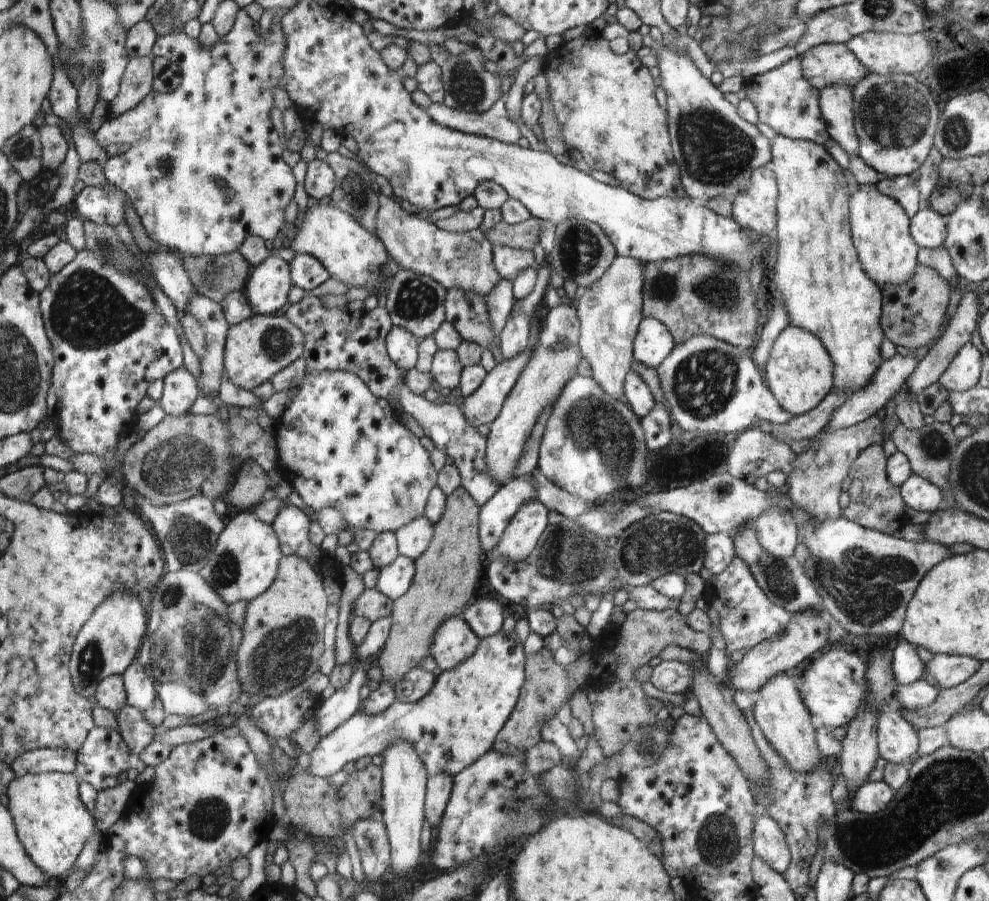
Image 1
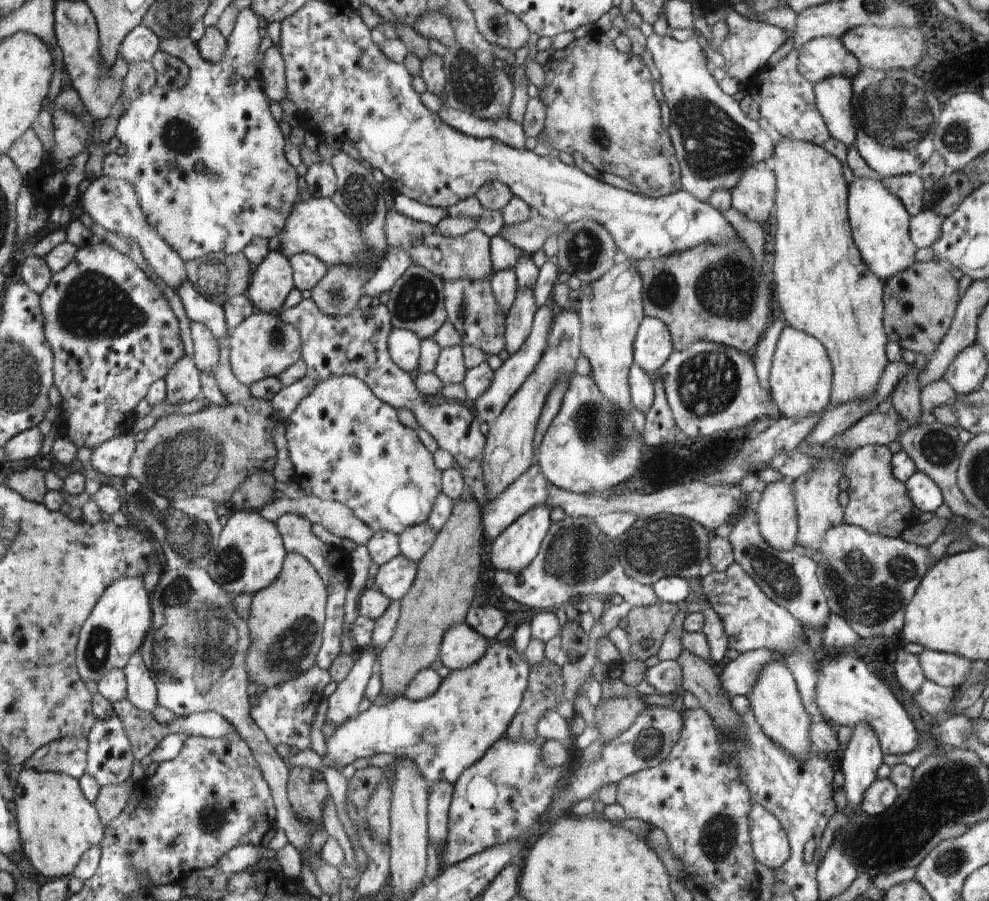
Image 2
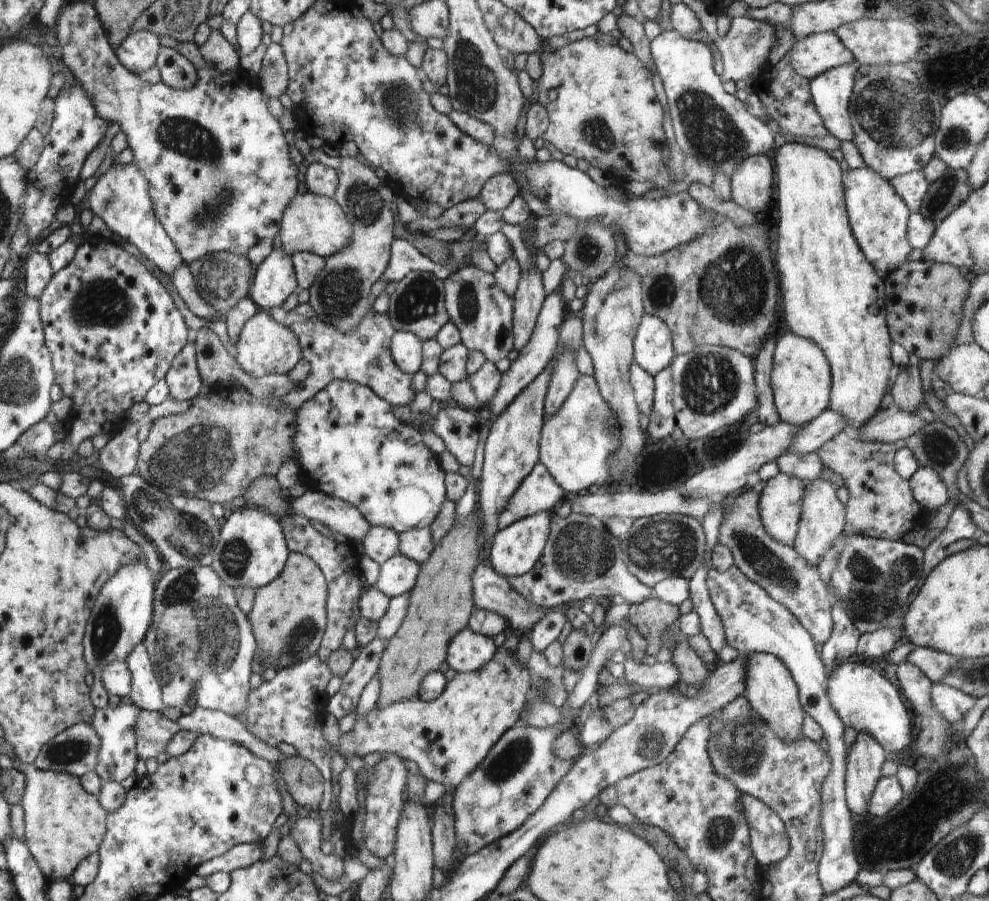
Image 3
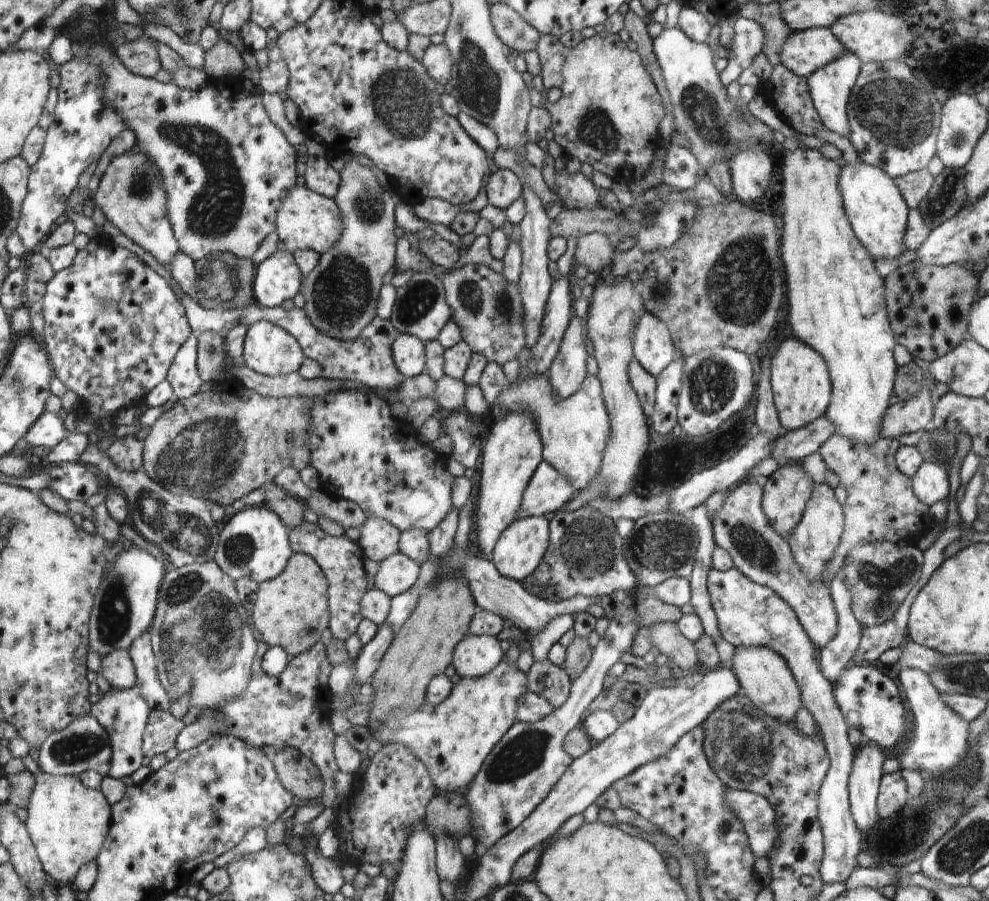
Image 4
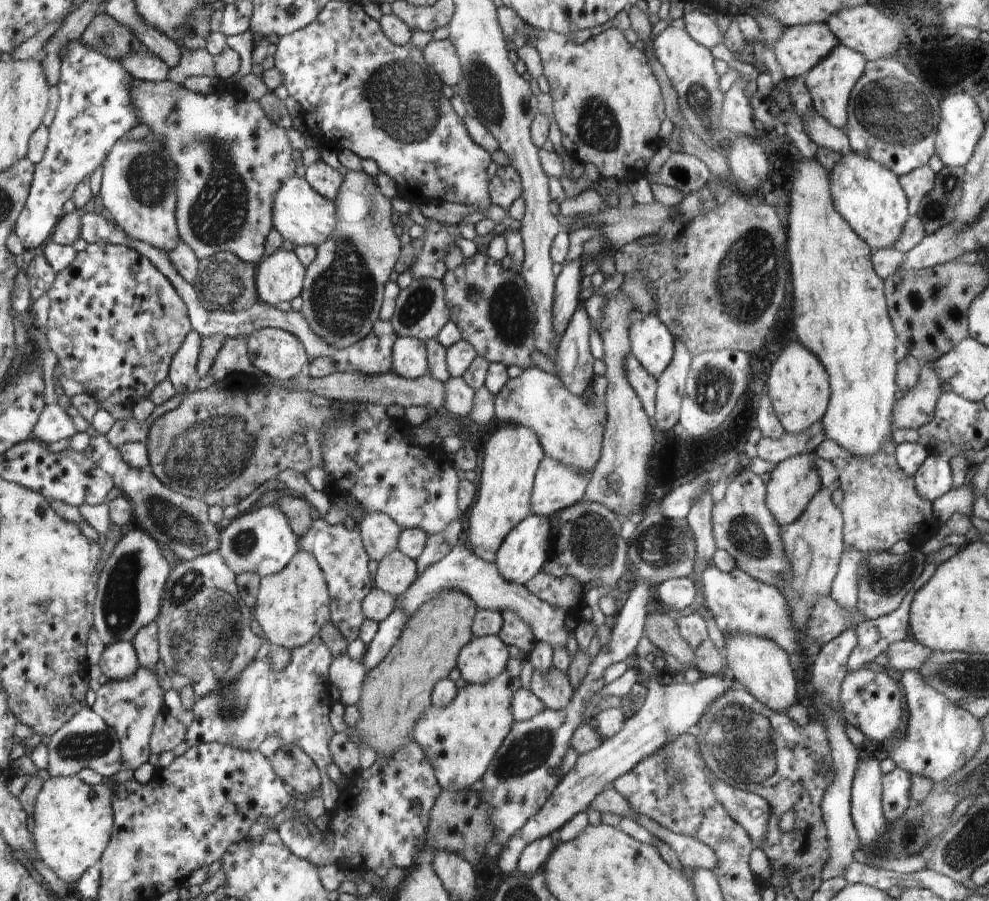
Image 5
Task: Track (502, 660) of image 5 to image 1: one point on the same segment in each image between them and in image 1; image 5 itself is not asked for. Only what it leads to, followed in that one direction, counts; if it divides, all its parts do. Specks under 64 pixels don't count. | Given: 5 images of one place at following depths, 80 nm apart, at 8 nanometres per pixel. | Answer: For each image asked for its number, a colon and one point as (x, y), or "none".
1: (456, 642)
2: (462, 646)
3: (468, 652)
4: (476, 655)

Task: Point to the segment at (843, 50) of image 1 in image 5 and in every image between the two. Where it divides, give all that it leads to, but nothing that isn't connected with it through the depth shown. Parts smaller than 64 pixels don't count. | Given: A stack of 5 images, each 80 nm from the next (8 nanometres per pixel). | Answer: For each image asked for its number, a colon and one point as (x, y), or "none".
2: (826, 56)
3: (813, 55)
4: (804, 52)
5: (800, 47)

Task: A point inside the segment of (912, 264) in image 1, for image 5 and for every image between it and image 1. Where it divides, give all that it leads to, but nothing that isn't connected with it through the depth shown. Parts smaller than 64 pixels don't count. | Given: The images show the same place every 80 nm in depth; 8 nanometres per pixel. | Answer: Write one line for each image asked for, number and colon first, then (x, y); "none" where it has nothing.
2: (880, 221)
3: (879, 217)
4: (875, 206)
5: (868, 195)

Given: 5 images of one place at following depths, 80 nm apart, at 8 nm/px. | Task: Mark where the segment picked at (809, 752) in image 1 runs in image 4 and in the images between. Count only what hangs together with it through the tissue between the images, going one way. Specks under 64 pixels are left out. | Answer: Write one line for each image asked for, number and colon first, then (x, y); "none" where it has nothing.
2: (776, 700)
3: (770, 688)
4: (765, 677)

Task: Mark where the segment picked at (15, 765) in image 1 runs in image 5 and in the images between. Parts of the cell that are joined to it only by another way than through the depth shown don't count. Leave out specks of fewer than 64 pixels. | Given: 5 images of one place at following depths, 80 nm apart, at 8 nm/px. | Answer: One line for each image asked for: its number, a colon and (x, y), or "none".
2: (69, 755)
3: (74, 751)
4: (84, 745)
5: (86, 742)

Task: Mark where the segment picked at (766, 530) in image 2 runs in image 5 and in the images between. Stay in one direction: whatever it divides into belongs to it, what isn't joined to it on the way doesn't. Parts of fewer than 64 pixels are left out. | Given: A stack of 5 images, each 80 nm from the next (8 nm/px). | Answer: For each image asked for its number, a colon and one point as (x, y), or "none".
3: (782, 499)
4: (786, 493)
5: (794, 482)

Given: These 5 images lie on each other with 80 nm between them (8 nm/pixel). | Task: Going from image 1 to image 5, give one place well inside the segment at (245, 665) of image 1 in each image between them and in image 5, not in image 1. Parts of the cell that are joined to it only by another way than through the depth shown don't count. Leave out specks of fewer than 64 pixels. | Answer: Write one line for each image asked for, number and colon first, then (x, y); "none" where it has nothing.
2: (286, 619)
3: (288, 617)
4: (290, 611)
5: (292, 606)

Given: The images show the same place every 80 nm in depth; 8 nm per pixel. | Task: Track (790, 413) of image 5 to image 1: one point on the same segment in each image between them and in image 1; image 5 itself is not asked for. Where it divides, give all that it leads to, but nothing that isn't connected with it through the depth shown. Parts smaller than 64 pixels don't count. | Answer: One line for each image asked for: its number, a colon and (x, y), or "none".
1: (799, 371)
2: (800, 376)
3: (800, 380)
4: (800, 383)

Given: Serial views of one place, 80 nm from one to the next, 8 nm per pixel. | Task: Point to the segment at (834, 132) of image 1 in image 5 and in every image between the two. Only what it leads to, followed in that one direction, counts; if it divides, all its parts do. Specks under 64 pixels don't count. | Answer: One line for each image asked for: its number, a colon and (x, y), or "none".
2: (833, 95)
3: (831, 91)
4: (829, 88)
5: (830, 82)

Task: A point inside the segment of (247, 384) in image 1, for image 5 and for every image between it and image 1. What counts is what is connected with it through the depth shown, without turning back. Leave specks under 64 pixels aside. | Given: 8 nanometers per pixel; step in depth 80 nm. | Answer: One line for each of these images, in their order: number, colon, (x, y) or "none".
2: (262, 346)
3: (265, 347)
4: (268, 349)
5: (277, 353)

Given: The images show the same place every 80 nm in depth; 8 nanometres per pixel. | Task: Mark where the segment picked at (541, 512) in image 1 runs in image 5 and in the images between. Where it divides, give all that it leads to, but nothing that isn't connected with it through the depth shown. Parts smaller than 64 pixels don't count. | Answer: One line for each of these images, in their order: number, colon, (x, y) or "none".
2: (515, 549)
3: (516, 549)
4: (522, 545)
5: (523, 553)

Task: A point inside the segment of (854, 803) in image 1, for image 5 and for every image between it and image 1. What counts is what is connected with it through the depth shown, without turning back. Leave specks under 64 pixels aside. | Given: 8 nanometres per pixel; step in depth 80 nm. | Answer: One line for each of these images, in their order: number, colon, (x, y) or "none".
2: (882, 794)
3: (888, 793)
4: (892, 795)
5: (896, 798)

